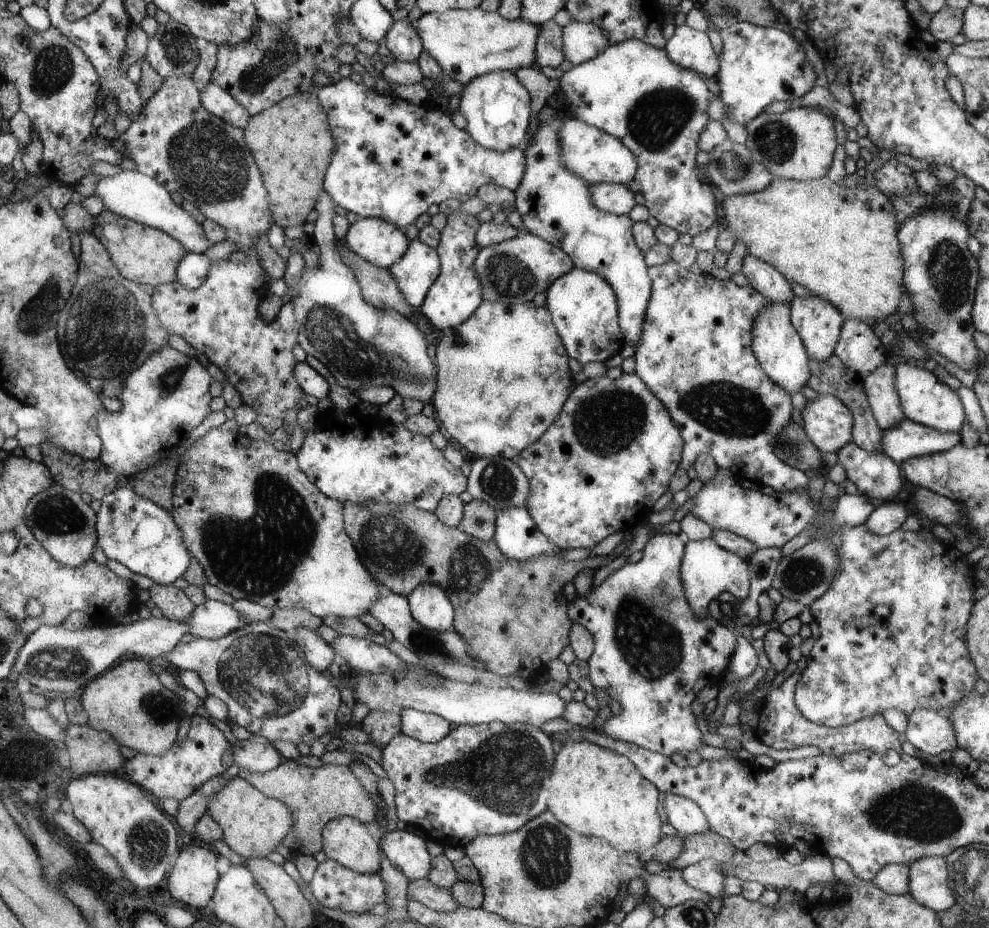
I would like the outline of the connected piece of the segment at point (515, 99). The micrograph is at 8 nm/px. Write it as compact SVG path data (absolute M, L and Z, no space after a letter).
M496 71L478 76L464 86L460 94L460 114L466 119L464 129L470 138L492 152L508 152L514 148L523 148L529 138L530 94L518 81L517 76L509 71Z

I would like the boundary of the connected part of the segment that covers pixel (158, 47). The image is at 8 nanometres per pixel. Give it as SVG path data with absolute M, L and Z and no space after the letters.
M170 19L167 24L159 24L157 32L149 38L144 60L160 74L162 79L168 79L172 76L191 76L194 70L196 70L199 60L196 38L189 32L186 26Z

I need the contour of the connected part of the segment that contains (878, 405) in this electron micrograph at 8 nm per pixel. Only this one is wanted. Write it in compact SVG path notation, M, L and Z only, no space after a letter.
M889 363L863 376L868 405L882 430L894 428L902 420L906 420L894 388L894 376L894 366L890 366Z

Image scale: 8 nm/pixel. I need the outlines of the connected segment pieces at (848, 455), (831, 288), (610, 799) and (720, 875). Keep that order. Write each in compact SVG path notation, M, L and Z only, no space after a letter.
M853 441L838 450L837 454L838 463L846 470L846 477L858 487L862 495L870 501L897 501L896 497L904 484L898 463L882 451L866 452Z
M824 176L818 180L798 181L792 179L779 179L775 177L772 184L768 184L768 188L764 188L761 192L752 192L752 194L734 194L733 196L725 196L721 204L726 222L730 232L734 234L734 240L746 247L746 254L754 256L770 266L774 266L778 272L787 280L794 282L807 288L812 295L820 296L824 300L828 300L846 319L855 319L865 321L869 326L874 326L879 321L889 321L896 318L898 306L900 306L900 298L906 292L903 285L903 260L900 248L900 242L897 241L896 214L890 206L890 197L881 193L876 188L868 188L859 180L856 182L852 176L852 184L840 184L840 182L832 182L830 178Z
M568 741L554 757L547 810L586 837L602 839L618 853L642 855L660 842L664 823L658 812L660 790L626 756L592 742Z
M703 859L701 862L683 867L682 878L688 886L692 886L694 889L706 892L714 898L723 899L724 897L722 884L727 876L724 876L724 872L720 870L715 859Z

